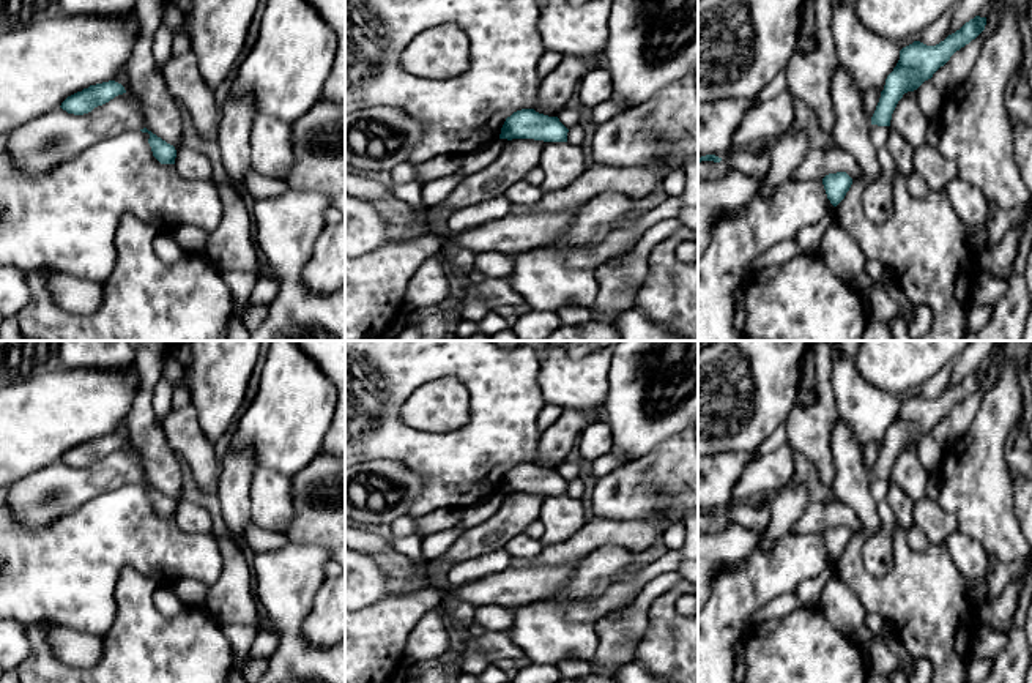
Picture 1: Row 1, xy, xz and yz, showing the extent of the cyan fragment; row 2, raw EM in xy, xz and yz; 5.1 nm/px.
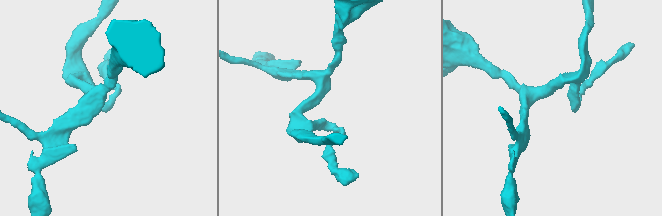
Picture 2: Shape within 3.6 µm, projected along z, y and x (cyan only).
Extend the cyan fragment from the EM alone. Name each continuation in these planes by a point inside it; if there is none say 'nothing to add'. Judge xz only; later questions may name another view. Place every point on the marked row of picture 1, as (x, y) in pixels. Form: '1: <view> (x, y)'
nothing to add

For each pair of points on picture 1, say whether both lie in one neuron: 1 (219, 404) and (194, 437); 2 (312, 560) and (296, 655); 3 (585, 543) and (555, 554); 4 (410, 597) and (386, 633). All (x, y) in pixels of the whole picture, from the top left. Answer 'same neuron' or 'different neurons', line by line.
1: different neurons
2: same neuron
3: same neuron
4: same neuron

